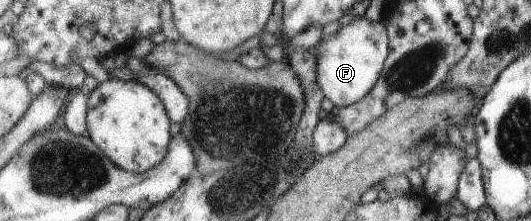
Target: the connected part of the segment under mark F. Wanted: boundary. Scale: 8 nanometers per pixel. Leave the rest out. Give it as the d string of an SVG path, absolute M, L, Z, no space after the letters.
M355 16L349 24L342 25L335 34L325 36L315 44L317 49L316 84L323 97L336 108L359 101L375 84L383 62L390 52L386 22L368 21L364 16Z

